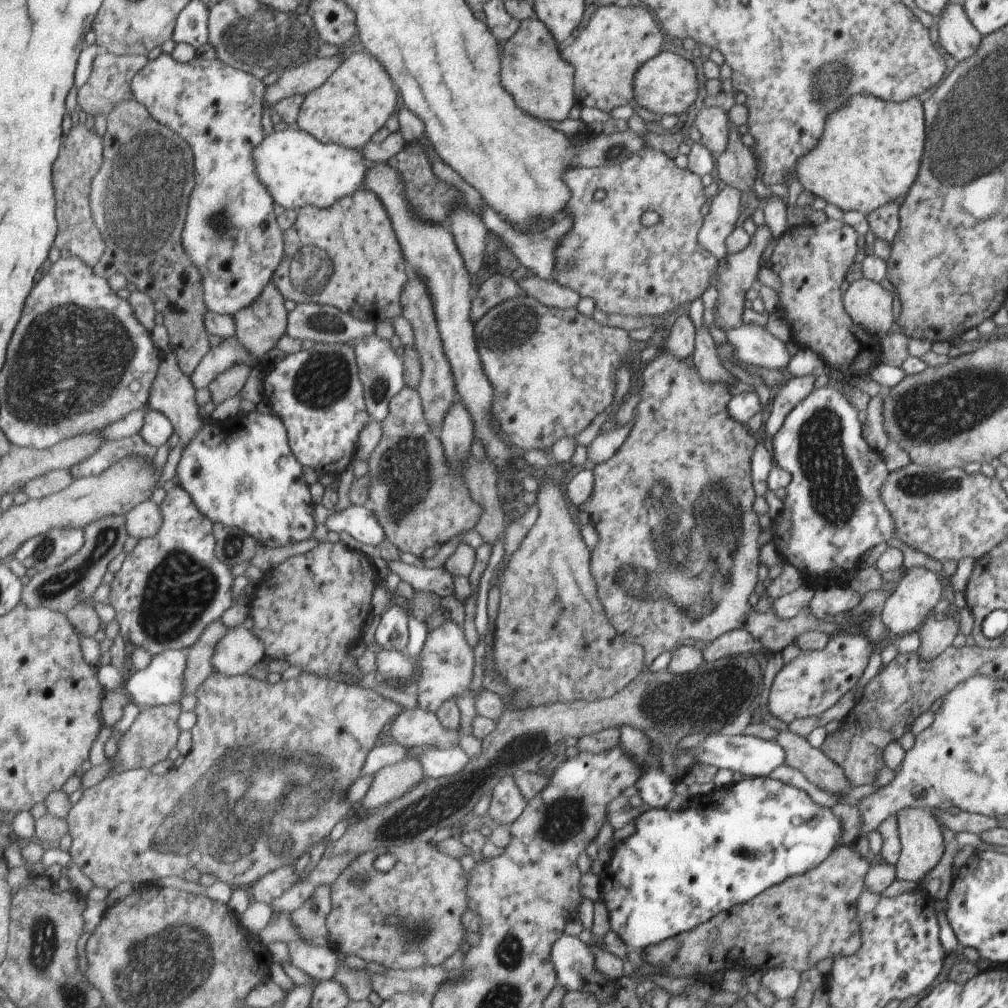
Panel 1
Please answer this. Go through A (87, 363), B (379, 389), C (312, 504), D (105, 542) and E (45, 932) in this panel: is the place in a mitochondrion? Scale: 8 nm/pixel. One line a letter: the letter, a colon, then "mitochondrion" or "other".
A: mitochondrion
B: mitochondrion
C: other
D: mitochondrion
E: mitochondrion

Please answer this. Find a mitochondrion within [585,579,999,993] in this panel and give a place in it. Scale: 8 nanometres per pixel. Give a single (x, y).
(684, 703)

